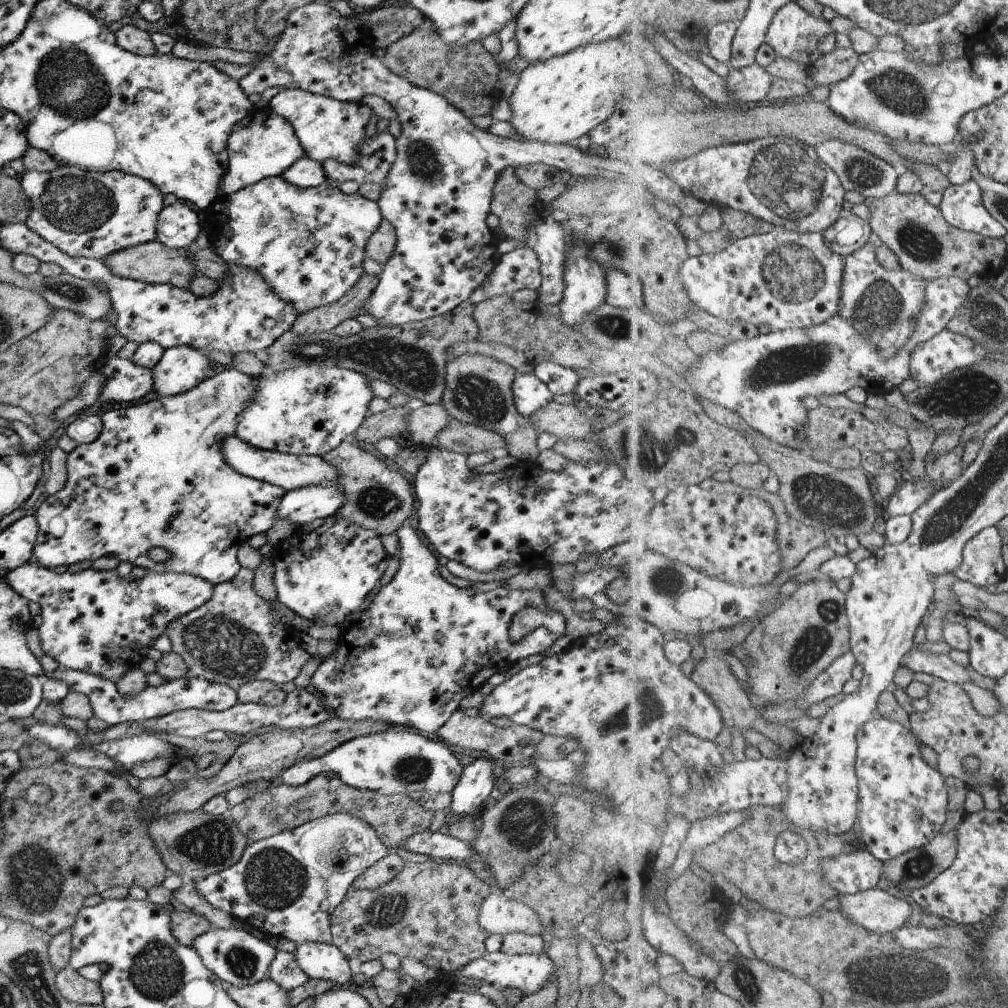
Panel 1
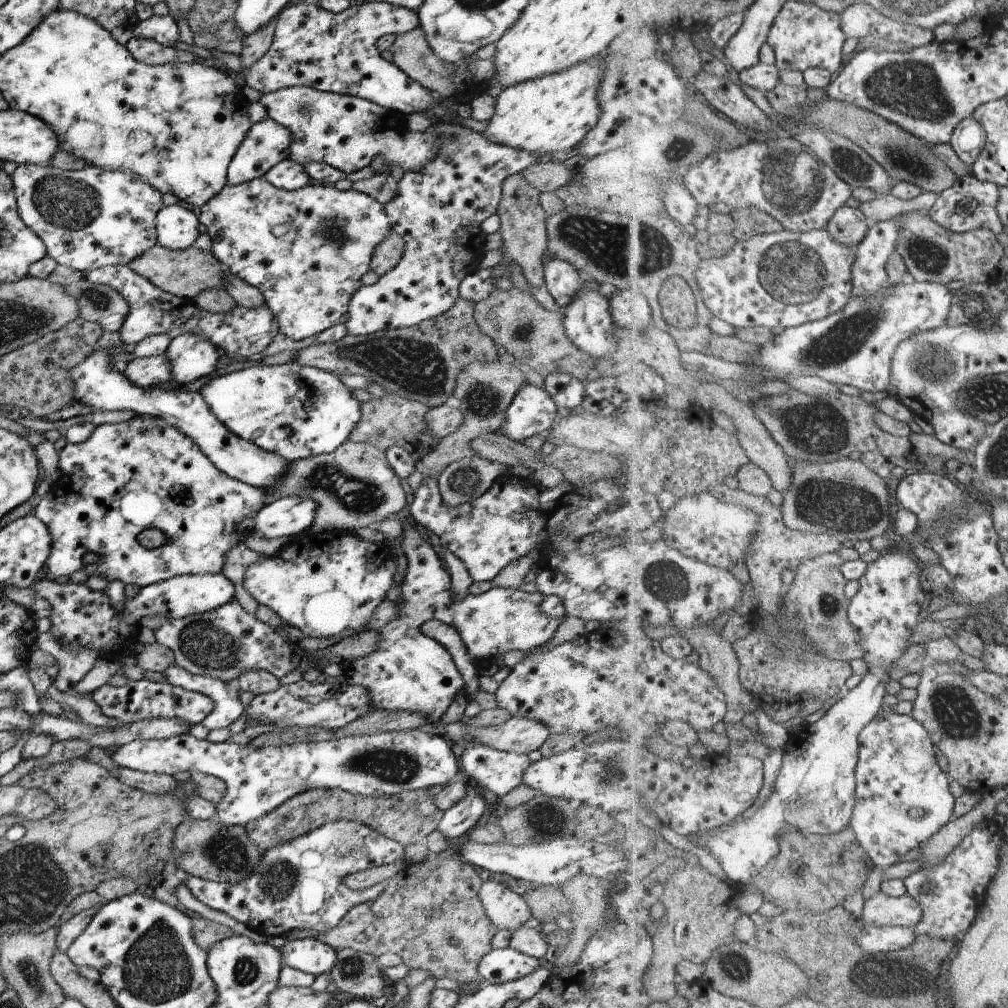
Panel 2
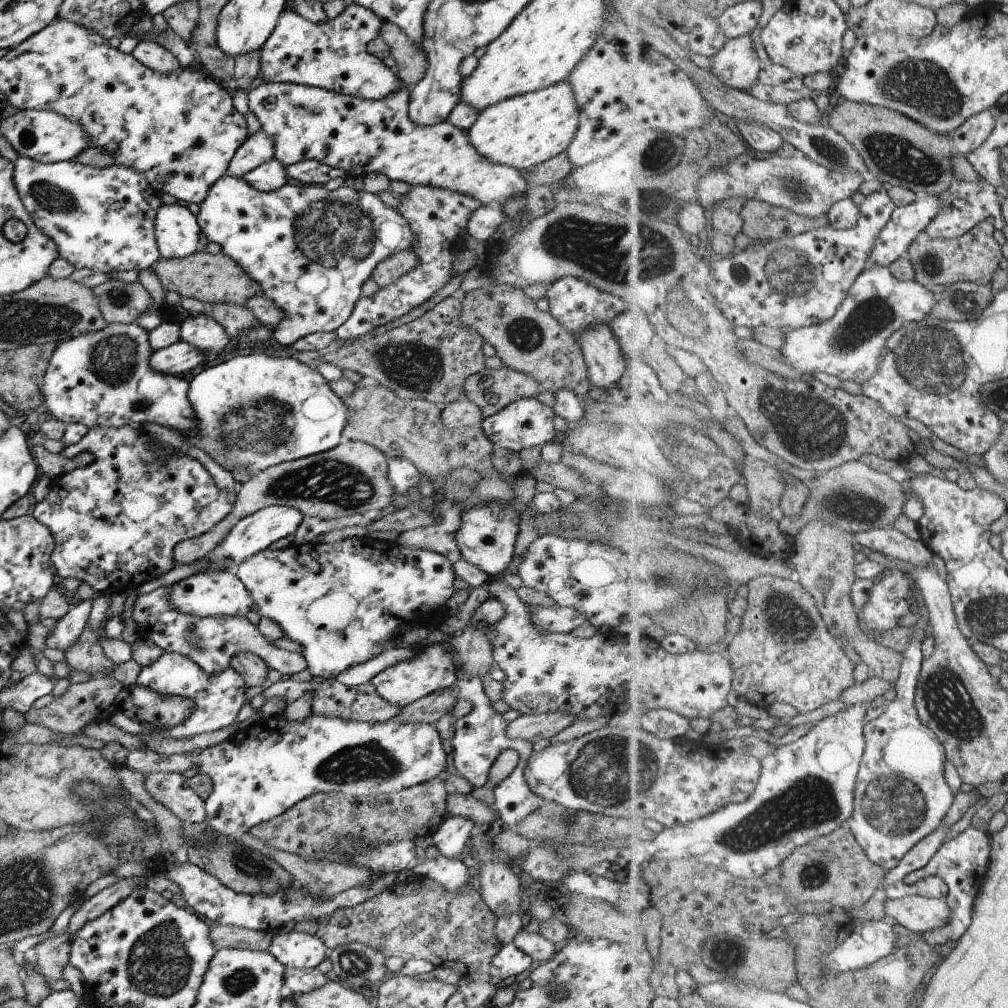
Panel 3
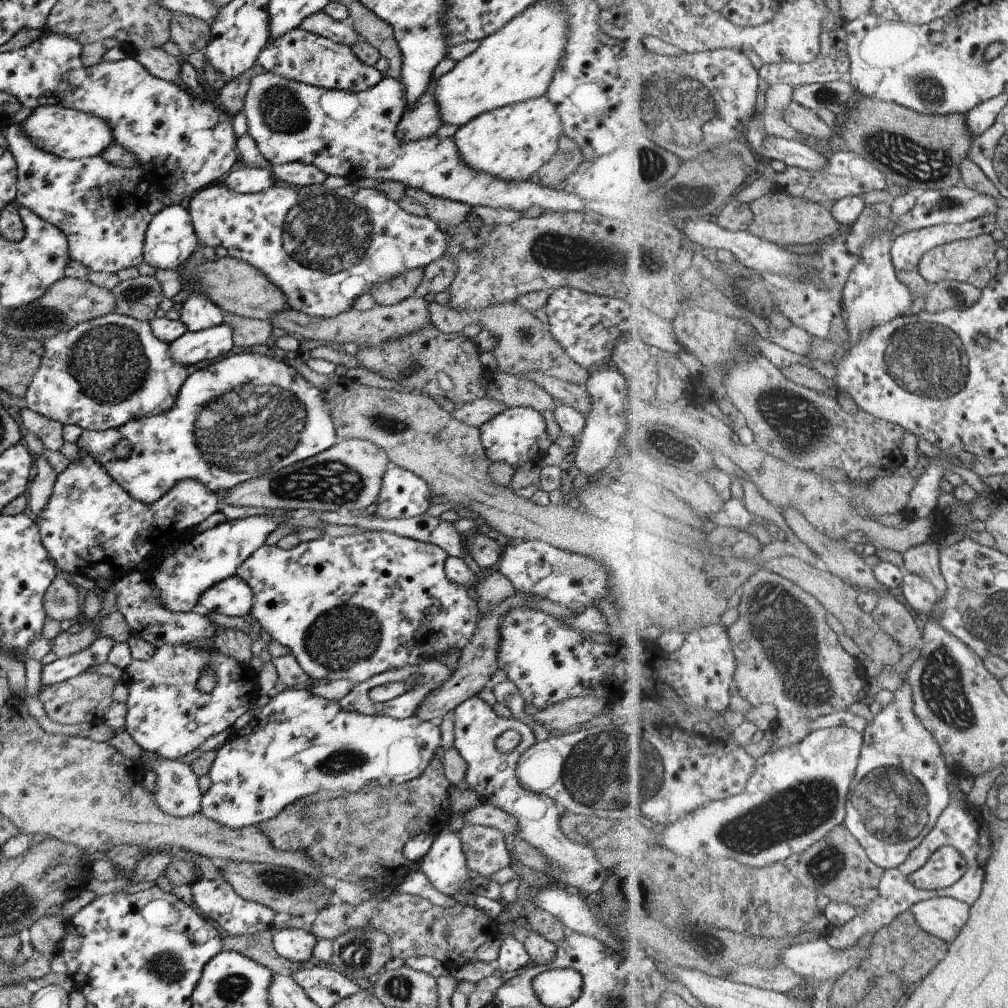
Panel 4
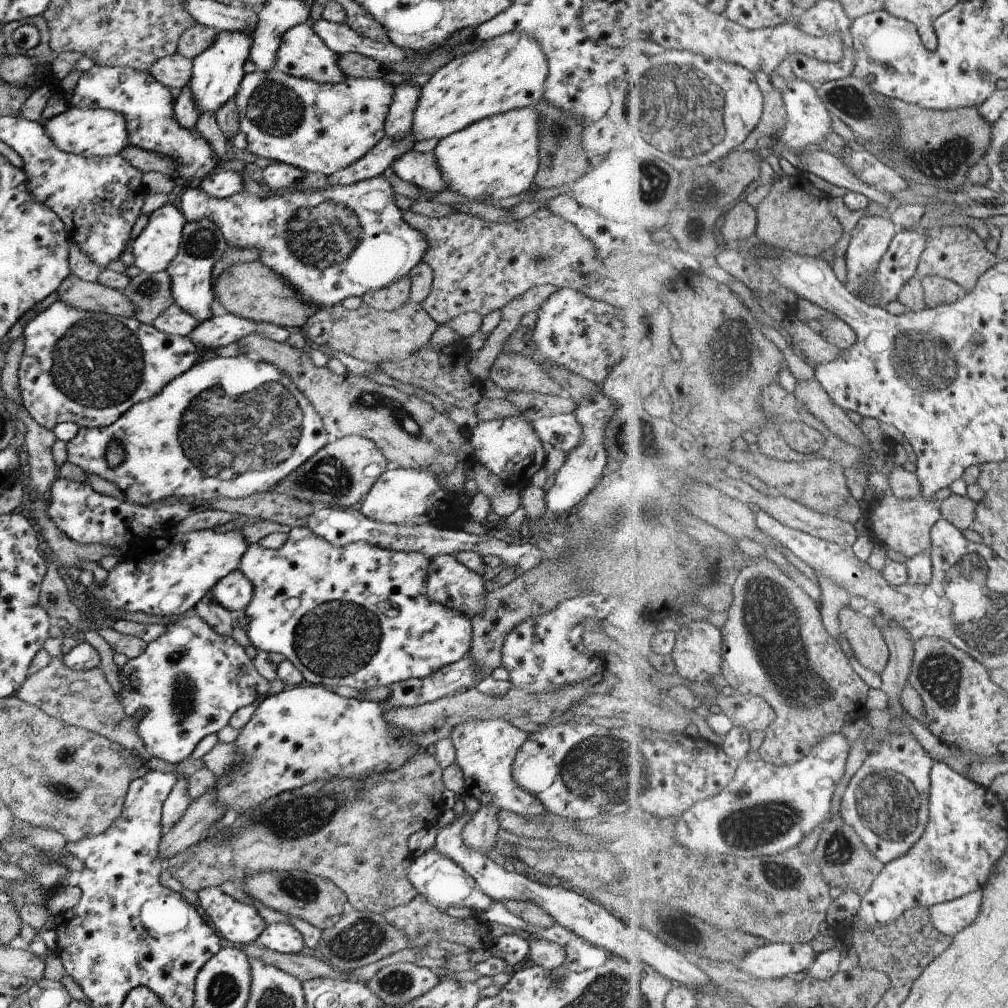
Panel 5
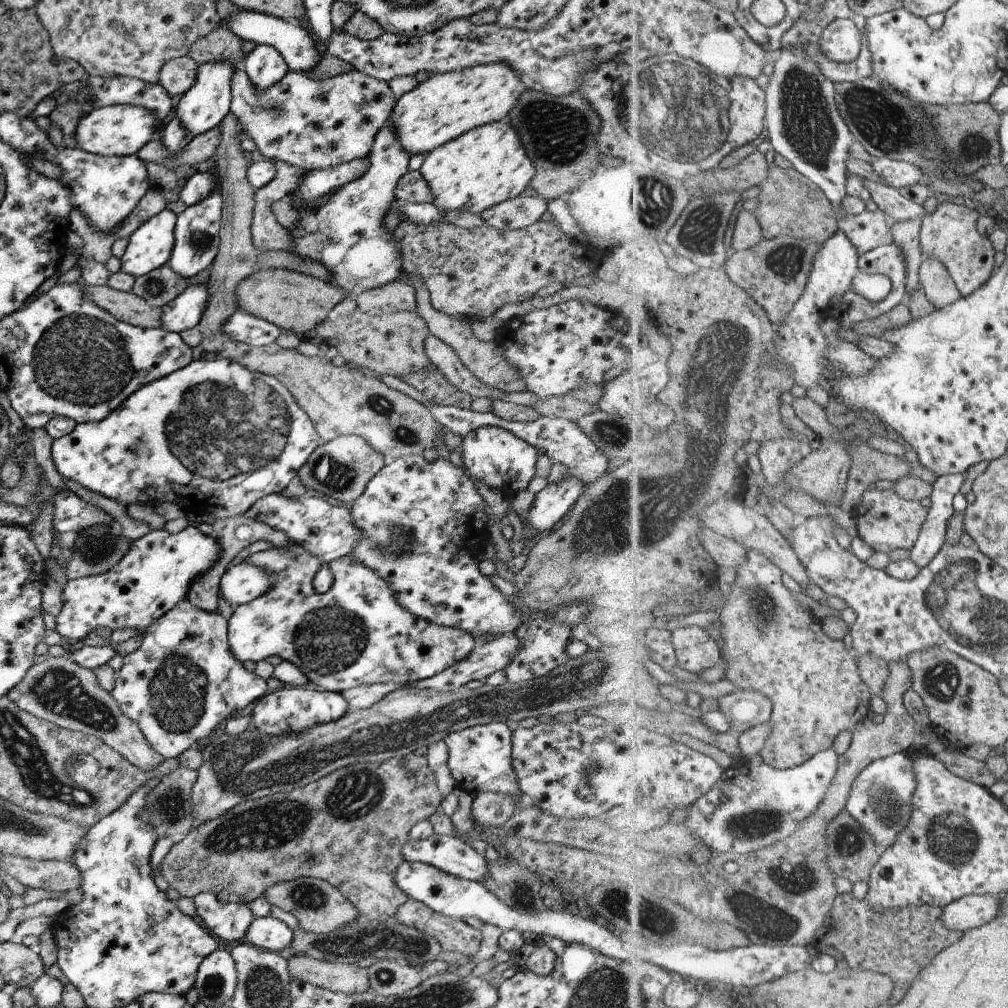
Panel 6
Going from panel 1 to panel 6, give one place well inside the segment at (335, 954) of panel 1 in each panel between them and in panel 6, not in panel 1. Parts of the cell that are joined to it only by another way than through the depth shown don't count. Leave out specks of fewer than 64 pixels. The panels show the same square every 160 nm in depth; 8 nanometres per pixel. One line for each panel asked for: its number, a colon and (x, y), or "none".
2: (308, 955)
3: (293, 950)
4: (296, 945)
5: (282, 938)
6: (267, 933)

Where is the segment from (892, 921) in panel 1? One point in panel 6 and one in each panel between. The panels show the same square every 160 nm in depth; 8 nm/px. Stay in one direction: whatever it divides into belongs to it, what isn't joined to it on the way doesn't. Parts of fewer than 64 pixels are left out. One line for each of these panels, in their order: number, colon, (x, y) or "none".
2: (881, 909)
3: (921, 914)
4: (946, 917)
5: (950, 918)
6: (972, 911)

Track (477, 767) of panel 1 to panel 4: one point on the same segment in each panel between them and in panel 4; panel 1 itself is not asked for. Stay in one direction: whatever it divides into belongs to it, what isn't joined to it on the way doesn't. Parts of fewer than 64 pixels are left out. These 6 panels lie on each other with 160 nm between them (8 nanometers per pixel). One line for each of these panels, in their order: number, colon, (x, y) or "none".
2: (463, 814)
3: (451, 835)
4: (444, 865)

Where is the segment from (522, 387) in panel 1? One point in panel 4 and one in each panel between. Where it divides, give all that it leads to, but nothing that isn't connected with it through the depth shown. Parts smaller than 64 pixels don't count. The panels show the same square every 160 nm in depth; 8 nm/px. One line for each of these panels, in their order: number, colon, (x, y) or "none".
2: (531, 411)
3: (525, 422)
4: (516, 434)

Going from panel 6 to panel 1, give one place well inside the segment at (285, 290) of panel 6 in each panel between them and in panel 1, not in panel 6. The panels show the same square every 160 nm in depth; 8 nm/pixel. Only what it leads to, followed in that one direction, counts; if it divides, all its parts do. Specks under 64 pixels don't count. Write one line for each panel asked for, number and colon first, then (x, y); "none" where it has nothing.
1: (152, 262)
2: (184, 273)
3: (214, 278)
4: (232, 285)
5: (250, 290)

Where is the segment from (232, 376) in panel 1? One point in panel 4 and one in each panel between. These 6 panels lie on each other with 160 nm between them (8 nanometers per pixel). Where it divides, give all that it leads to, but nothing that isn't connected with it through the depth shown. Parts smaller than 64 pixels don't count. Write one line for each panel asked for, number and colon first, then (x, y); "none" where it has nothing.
2: (126, 477)
3: (114, 522)
4: (90, 526)

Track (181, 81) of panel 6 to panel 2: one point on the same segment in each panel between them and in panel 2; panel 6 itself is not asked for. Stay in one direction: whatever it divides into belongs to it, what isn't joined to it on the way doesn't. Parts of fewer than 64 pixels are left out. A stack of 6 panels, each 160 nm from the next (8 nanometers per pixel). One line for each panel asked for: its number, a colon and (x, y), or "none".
2: (143, 50)
3: (152, 55)
4: (158, 63)
5: (174, 72)

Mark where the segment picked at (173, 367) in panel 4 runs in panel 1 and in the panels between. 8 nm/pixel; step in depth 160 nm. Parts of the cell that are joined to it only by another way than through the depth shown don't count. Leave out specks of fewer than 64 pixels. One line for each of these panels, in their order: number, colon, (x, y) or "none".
1: (286, 471)
2: (94, 385)
3: (103, 378)

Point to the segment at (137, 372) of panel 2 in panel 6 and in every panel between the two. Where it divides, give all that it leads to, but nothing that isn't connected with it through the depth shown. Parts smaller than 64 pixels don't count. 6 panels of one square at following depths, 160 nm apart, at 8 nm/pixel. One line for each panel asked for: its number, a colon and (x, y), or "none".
3: (180, 357)
4: (189, 349)
5: (217, 331)
6: (240, 326)

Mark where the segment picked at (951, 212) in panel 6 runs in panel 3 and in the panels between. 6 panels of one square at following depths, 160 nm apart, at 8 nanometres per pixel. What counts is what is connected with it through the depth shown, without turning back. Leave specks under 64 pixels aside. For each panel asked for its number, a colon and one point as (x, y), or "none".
3: (975, 256)
4: (973, 260)
5: (954, 252)

